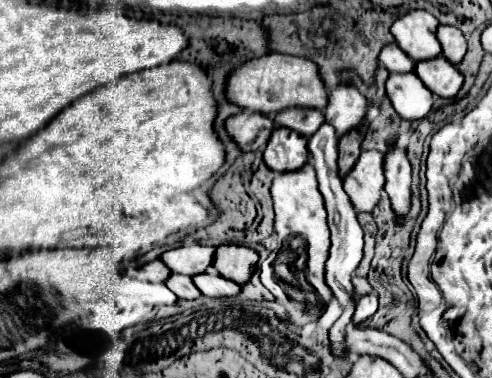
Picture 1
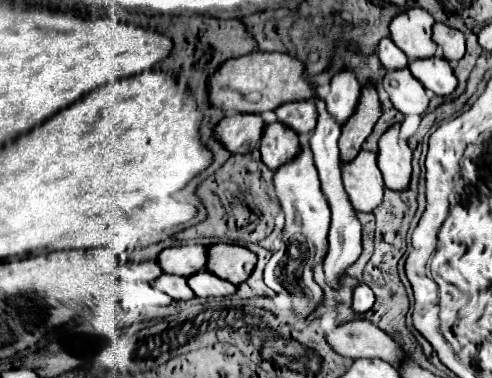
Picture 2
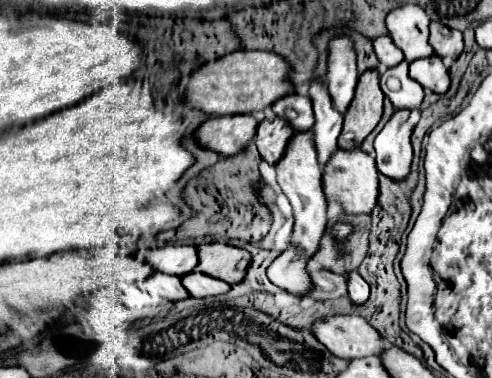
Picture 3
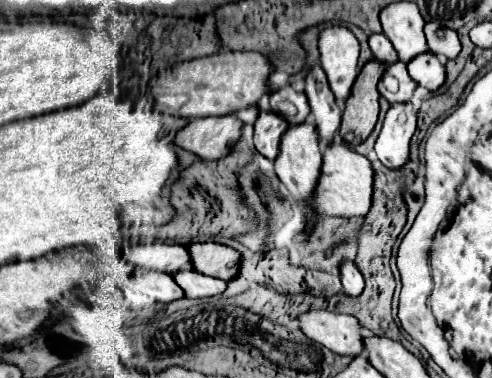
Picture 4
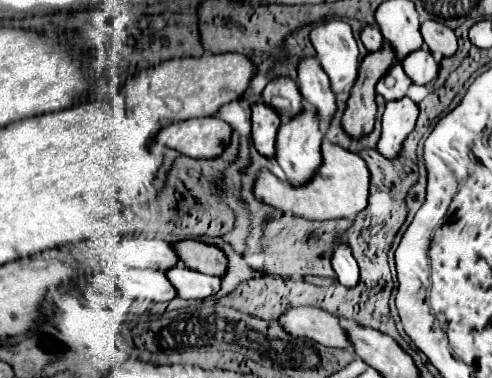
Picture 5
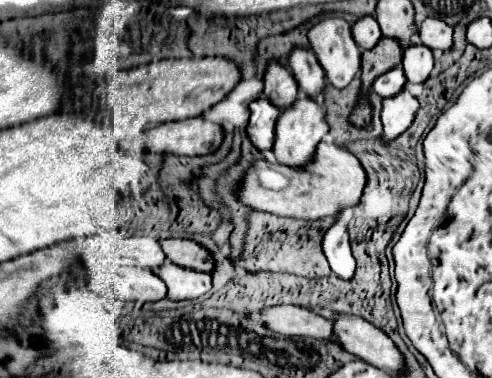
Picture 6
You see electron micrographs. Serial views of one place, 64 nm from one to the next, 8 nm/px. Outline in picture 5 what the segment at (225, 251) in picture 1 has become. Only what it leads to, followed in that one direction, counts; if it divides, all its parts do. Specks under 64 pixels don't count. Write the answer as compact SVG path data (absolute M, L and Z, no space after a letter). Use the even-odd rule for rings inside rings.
M190 240L190 244L176 244L174 248L180 260L186 262L186 266L192 270L210 276L224 276L228 270L228 258L218 246Z

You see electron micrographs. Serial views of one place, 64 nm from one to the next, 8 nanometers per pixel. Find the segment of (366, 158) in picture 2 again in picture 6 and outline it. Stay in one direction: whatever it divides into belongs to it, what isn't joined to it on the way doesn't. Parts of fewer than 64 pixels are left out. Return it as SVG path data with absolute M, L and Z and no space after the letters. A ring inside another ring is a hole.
M320 142L314 160L300 170L282 164L270 164L266 160L254 162L246 170L240 200L254 210L270 212L276 216L320 220L326 216L332 218L342 216L346 210L358 206L364 194L364 186L366 186L366 172L360 160L346 148Z

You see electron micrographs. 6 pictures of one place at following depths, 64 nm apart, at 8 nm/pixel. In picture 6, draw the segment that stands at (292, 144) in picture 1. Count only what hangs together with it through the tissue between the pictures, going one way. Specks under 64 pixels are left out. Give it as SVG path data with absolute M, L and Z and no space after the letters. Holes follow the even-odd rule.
M258 98L250 104L250 124L248 124L248 136L252 144L260 150L272 150L274 144L274 126L280 116L280 110L266 98Z

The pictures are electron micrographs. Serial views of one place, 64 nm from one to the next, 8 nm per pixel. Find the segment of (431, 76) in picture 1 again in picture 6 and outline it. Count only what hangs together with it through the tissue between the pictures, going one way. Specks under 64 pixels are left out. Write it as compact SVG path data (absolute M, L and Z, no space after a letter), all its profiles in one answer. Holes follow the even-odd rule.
M418 44L418 46L412 46L404 52L404 58L402 58L402 64L404 64L404 72L406 72L406 78L410 82L426 82L432 68L434 68L434 60L432 60L432 50Z

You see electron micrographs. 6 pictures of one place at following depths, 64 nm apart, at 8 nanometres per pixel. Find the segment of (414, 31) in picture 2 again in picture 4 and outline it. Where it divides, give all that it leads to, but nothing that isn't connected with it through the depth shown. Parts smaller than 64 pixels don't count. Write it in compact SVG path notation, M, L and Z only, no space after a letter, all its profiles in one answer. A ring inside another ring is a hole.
M396 2L380 12L380 22L384 34L396 48L402 62L408 62L424 52L428 52L424 36L424 18L412 2Z

